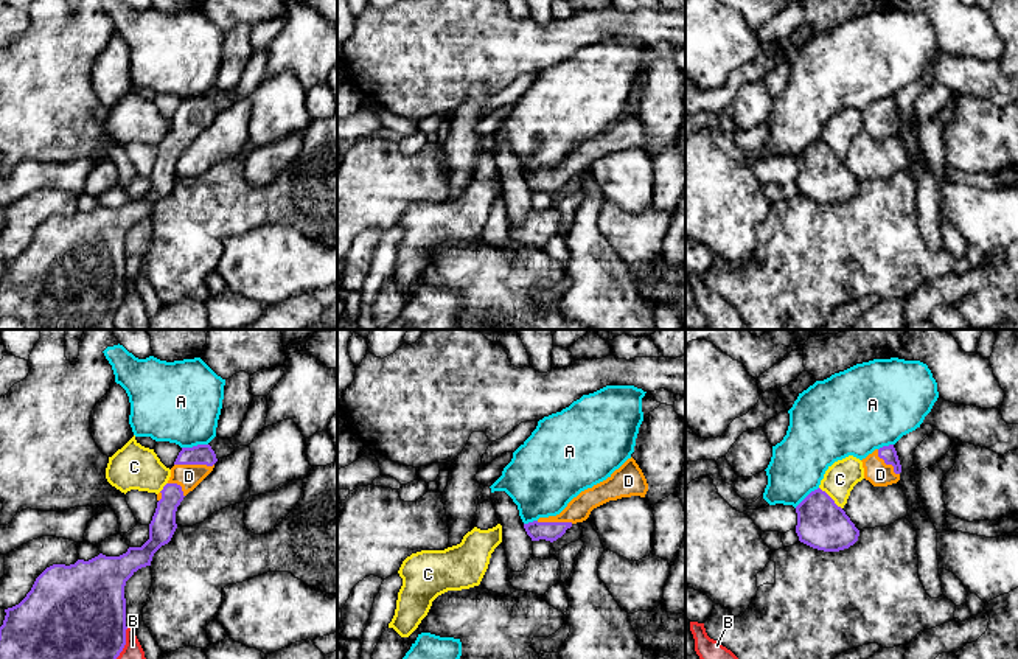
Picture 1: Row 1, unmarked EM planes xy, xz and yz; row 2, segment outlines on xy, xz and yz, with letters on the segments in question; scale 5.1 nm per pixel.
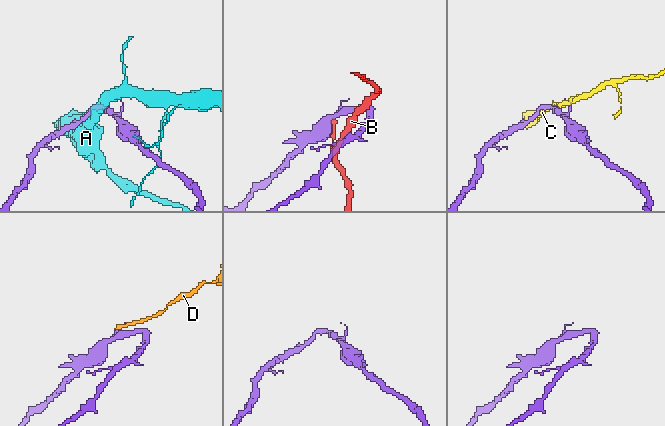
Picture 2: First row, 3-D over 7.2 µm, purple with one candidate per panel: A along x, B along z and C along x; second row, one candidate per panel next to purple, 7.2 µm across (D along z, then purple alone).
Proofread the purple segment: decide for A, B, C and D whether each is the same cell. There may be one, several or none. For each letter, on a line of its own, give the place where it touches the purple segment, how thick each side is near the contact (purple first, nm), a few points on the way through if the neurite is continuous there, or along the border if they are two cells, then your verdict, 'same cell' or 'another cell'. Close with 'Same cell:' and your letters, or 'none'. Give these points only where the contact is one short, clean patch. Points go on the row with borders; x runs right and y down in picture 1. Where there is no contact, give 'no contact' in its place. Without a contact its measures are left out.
A: xy (195, 446) | 110/420 nm | another cell
B: xy (125, 644) | 440/100 nm | another cell
C: yz (830, 498) | 260/160 nm | another cell
D: xy (195, 463) | 110/130 nm | same cell
Same cell: D

